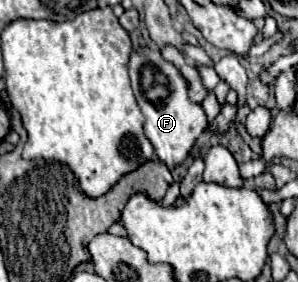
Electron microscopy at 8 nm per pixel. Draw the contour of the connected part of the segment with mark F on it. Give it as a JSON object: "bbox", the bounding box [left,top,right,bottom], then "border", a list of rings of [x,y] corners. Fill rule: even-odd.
{"bbox":[129,46,207,168],"border":[[[139,46],[131,52],[129,76],[131,76],[133,94],[145,116],[145,124],[143,124],[145,136],[153,144],[157,158],[163,160],[169,168],[183,164],[191,146],[207,128],[203,108],[191,102],[187,96],[187,80],[175,68],[175,64],[171,64],[161,56],[159,48],[151,48],[151,46]]]}

